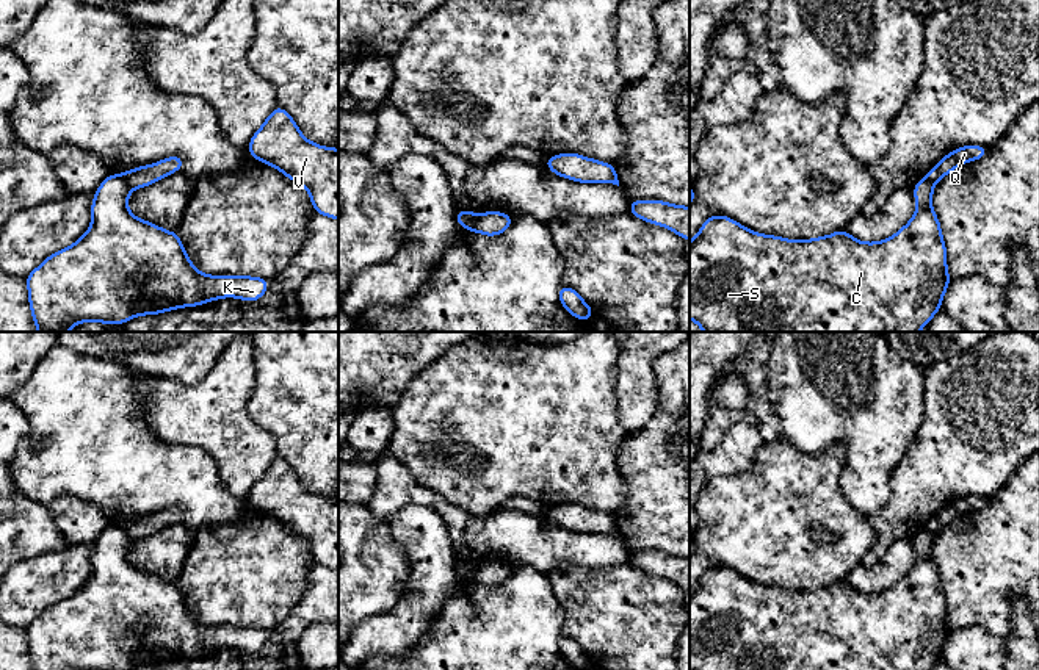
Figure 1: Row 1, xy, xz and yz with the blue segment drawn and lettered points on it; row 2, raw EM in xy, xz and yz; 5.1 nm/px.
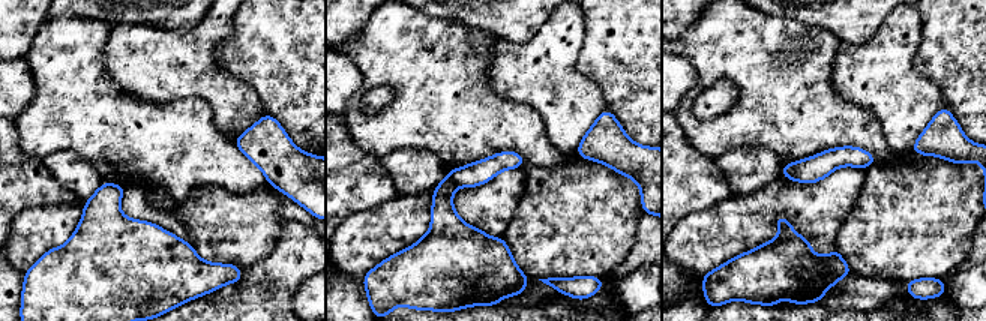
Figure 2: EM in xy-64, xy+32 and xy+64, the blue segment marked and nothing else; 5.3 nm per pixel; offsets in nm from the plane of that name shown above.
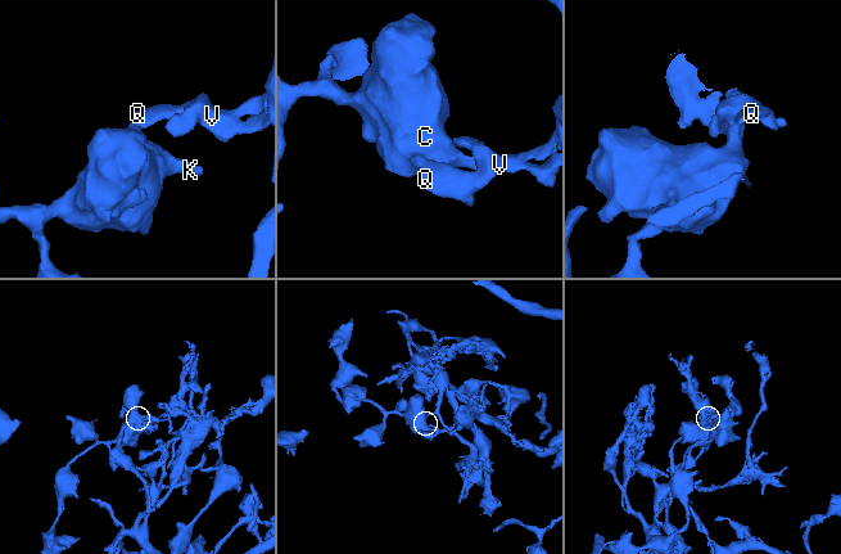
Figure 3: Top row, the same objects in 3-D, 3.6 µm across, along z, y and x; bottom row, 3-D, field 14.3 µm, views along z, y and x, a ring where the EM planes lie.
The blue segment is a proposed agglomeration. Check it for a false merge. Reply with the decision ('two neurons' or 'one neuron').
two neurons

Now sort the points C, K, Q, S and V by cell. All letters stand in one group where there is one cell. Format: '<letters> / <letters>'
C K S / Q V

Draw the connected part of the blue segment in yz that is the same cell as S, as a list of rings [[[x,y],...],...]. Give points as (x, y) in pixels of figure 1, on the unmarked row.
[[[926,528],[912,537],[917,551],[917,562],[912,570],[895,585],[878,593],[862,593],[853,589],[845,579],[821,589],[791,592],[774,585],[751,582],[732,568],[718,565],[708,567],[690,592],[690,668],[691,670],[931,670],[942,659],[942,647],[951,632],[947,620],[947,596],[942,589],[940,571],[937,570],[931,548],[934,534]]]

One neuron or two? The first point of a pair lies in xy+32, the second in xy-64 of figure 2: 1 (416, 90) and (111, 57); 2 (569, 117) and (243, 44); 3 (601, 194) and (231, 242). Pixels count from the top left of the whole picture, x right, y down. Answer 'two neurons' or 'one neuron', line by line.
1: two neurons
2: two neurons
3: one neuron

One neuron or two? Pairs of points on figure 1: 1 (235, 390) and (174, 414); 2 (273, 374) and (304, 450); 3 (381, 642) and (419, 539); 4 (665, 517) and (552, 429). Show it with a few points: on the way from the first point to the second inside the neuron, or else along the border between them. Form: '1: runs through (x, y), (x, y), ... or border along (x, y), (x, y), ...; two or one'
1: runs through (220, 399), (206, 414), (190, 414); one
2: runs through (287, 393), (287, 398), (304, 415), (304, 431); one
3: runs through (406, 617), (423, 598), (423, 564); one
4: border along (618, 457), (626, 501), (613, 514); two

